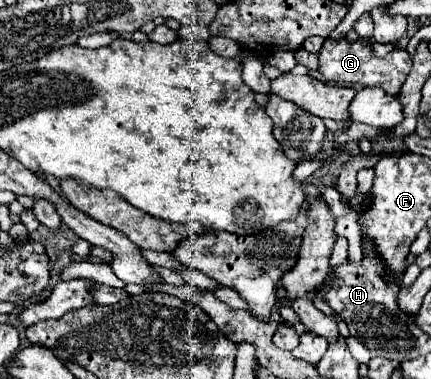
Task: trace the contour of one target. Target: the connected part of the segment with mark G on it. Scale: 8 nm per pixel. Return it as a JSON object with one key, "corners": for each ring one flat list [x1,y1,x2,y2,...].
{"corners":[[346,38,340,40,326,40,320,50,320,66,318,72,324,76,326,82,336,82,342,86,382,86,388,94,396,96,400,92,400,86,404,84,410,68,412,68,412,56,404,48,394,48,388,56,378,58,372,50,372,44,366,40,348,42]]}

